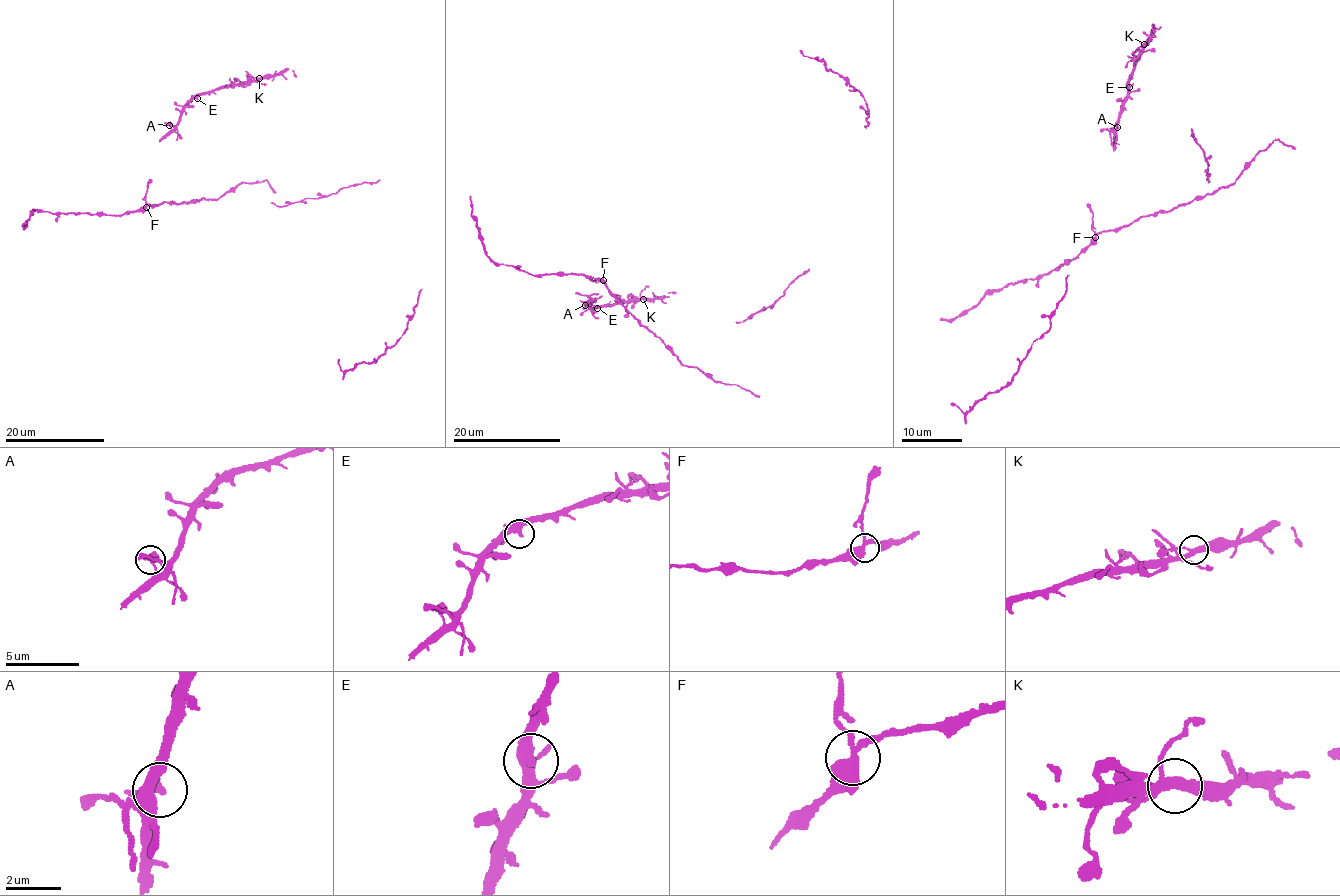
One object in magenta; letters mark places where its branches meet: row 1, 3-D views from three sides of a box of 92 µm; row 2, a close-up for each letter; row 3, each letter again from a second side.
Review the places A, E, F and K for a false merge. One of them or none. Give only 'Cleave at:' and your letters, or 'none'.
Cleave at: F

